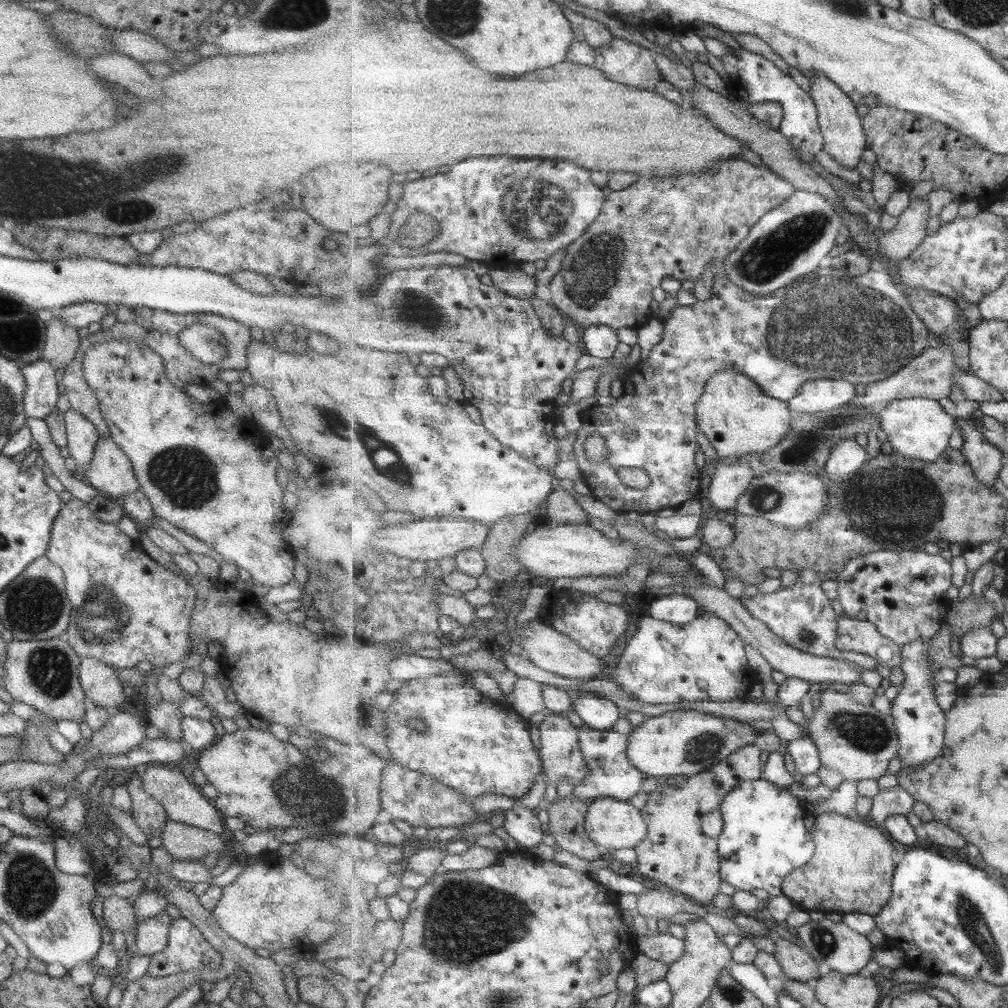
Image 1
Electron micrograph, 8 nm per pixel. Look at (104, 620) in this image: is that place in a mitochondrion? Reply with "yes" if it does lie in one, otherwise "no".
yes

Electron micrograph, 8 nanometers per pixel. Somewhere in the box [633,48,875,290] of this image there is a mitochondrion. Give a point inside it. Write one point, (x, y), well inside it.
(769, 257)

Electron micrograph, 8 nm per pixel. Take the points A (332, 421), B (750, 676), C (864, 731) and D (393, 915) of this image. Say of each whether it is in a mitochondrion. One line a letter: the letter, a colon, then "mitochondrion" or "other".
A: mitochondrion
B: other
C: mitochondrion
D: other

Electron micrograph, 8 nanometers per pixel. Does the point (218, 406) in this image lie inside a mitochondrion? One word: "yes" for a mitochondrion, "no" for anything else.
no

